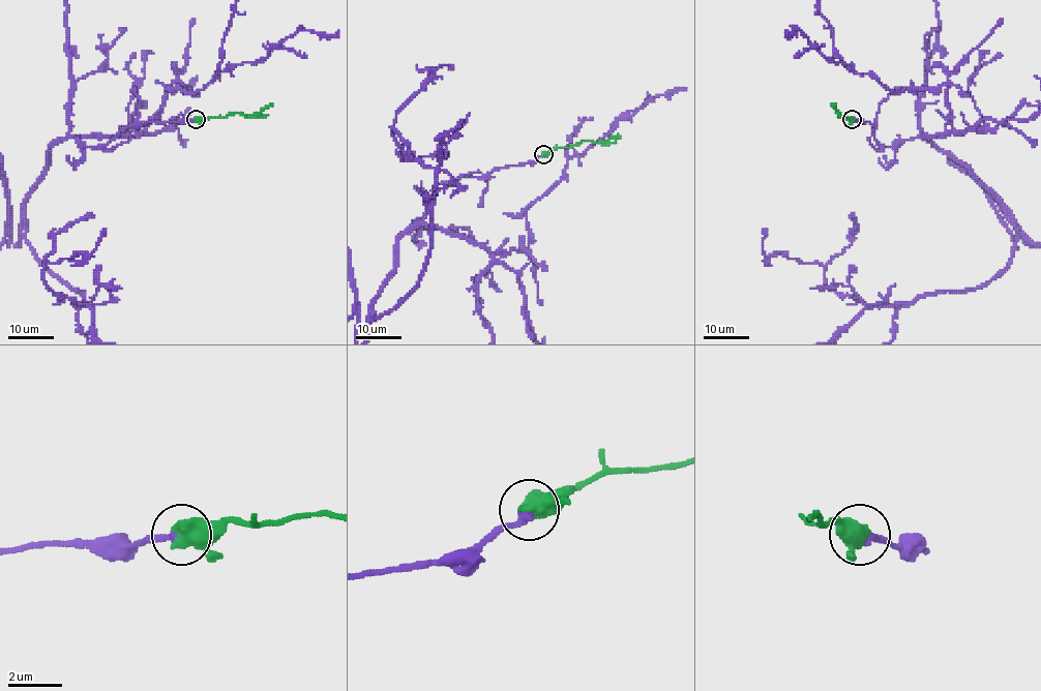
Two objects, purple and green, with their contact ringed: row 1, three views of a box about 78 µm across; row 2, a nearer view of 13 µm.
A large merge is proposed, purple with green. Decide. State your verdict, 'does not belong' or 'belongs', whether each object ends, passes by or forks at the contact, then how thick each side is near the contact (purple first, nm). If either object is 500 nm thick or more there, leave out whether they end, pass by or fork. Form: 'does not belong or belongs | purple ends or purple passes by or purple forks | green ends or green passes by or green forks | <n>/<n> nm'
belongs | 400/500 nm

